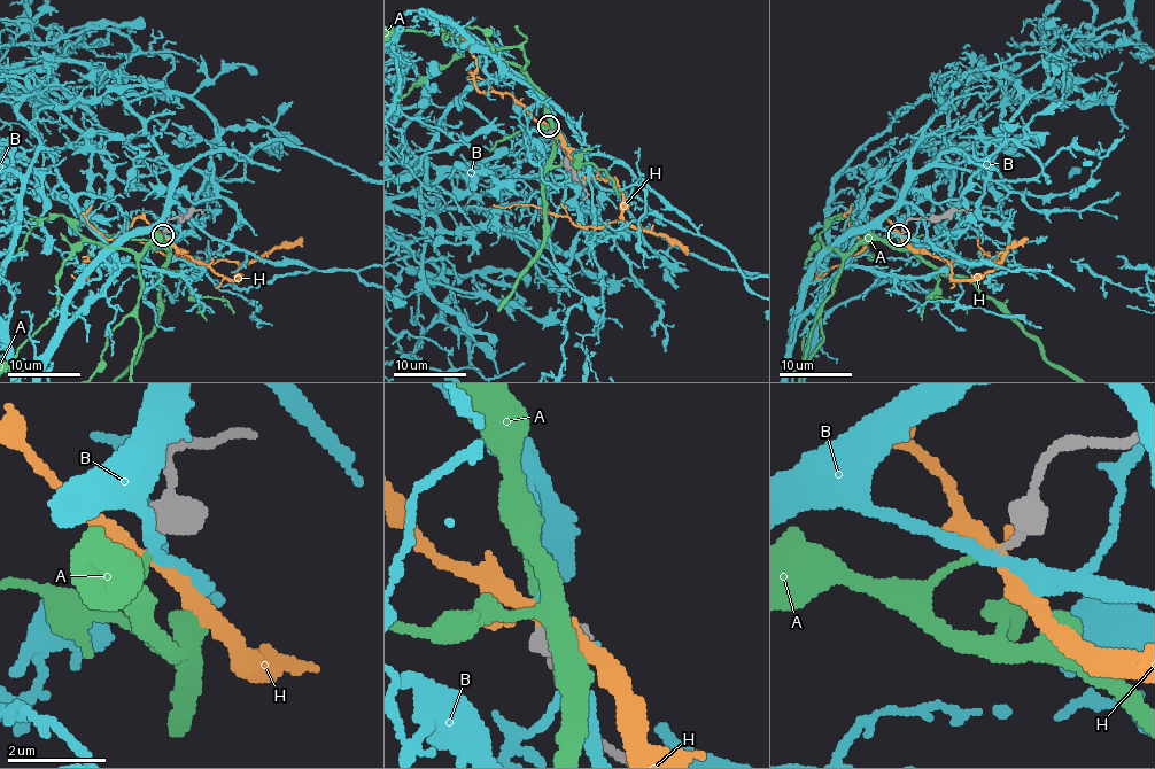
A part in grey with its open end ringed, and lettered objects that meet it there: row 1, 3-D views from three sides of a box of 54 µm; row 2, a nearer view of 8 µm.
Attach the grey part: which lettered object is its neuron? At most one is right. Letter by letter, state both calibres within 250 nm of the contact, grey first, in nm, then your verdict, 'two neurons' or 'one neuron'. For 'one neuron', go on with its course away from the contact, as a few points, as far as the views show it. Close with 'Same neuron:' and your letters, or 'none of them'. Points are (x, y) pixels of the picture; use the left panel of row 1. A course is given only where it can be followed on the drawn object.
A: calibres 200 and 120 nm; one neuron
B: calibres 200 and 240 nm; two neurons
H: calibres 280 and 220 nm; two neurons
Same neuron: A

